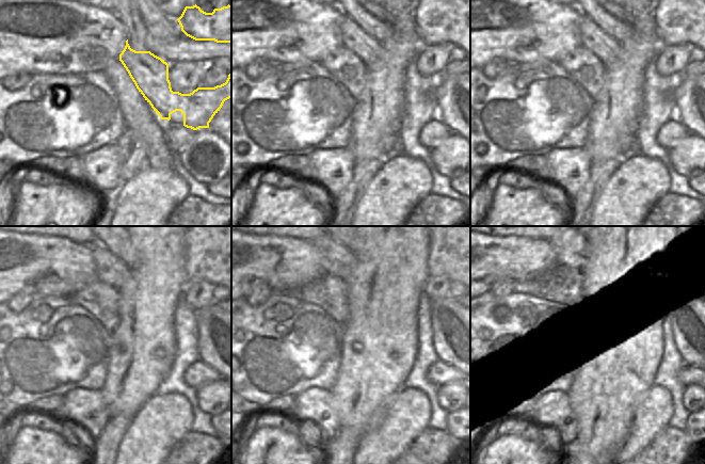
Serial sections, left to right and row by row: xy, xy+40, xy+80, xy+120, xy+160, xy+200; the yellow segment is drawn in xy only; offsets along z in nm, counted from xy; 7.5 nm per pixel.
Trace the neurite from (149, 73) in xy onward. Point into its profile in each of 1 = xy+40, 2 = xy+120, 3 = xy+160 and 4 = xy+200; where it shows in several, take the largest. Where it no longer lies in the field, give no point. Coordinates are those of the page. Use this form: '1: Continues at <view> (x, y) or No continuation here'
1: Continues at xy+40 (370, 51)
2: Continues at xy+120 (109, 269)
3: Continues at xy+160 (340, 261)
4: Continues at xy+200 (570, 248).

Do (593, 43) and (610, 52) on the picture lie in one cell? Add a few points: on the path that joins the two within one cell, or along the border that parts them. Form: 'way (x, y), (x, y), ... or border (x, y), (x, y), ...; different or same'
way (597, 43), (606, 49); same

